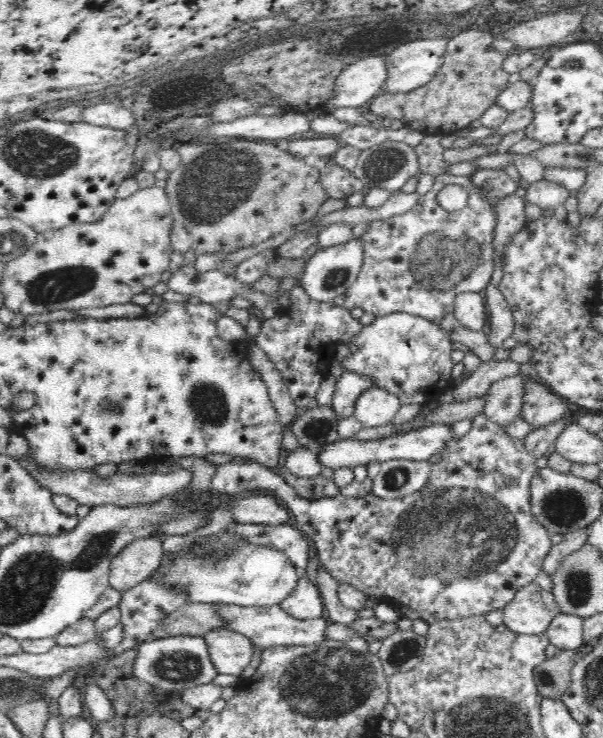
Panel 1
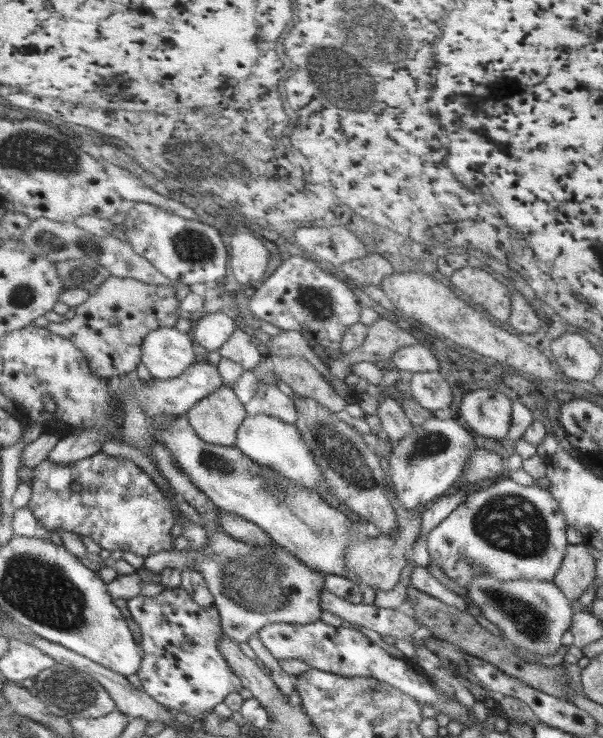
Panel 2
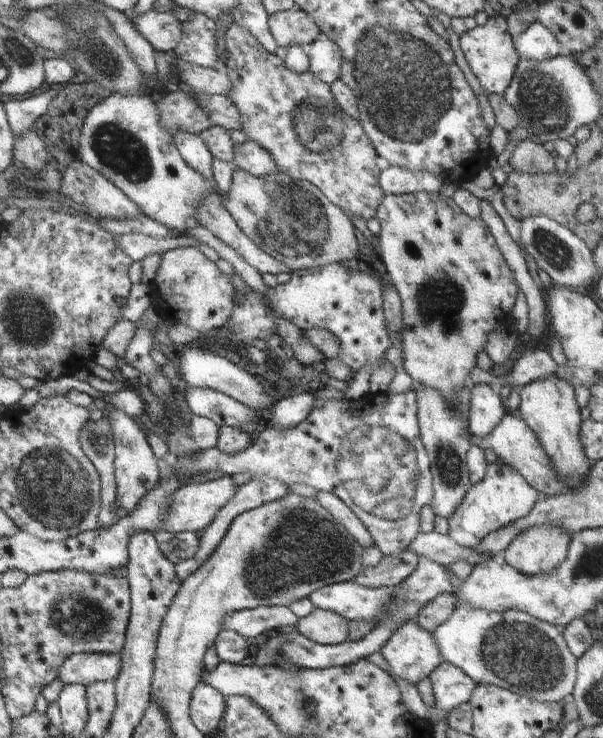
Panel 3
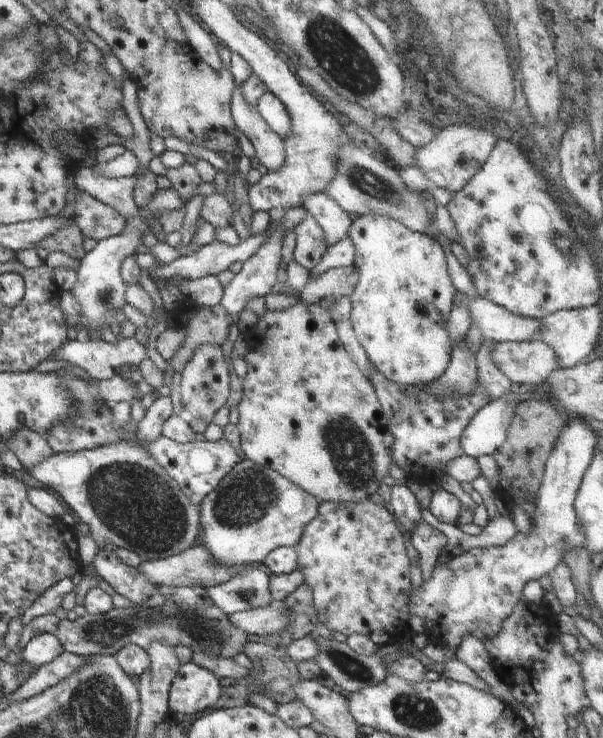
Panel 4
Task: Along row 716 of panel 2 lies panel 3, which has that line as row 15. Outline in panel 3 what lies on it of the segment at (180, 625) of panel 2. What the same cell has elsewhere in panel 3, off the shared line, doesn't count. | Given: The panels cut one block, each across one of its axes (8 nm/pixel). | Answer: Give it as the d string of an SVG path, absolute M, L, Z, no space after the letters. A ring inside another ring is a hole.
M195 13L182 22L182 36L172 52L188 63L208 69L219 68L216 55L216 26L212 18Z

